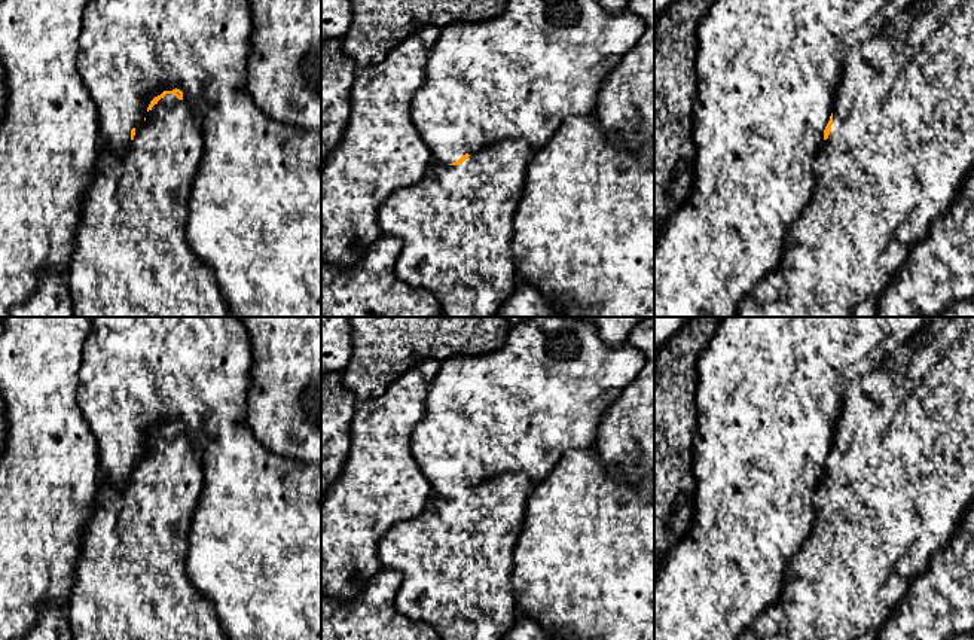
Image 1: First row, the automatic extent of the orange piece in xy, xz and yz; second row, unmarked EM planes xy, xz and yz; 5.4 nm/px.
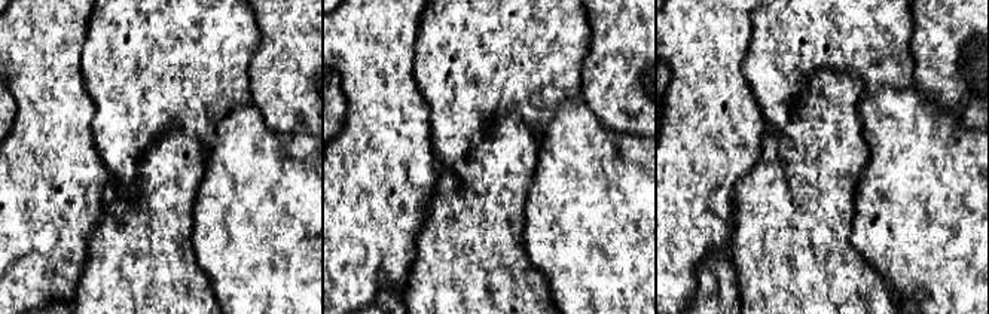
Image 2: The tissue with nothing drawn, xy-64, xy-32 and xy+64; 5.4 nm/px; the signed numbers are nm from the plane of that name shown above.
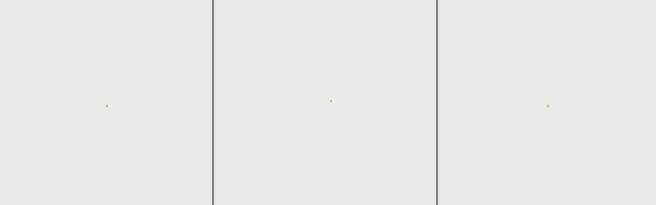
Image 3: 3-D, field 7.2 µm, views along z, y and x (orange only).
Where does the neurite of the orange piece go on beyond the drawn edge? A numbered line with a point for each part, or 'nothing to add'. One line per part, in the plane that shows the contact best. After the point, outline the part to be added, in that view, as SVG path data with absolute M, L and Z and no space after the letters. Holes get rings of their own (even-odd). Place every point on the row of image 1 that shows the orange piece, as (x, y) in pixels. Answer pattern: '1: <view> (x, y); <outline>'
1: xy (131, 258); M167 94L147 112L125 158L117 158L101 143L65 272L73 317L232 317L214 271L198 259L186 238L189 195L202 156L204 137L196 116L174 94Z

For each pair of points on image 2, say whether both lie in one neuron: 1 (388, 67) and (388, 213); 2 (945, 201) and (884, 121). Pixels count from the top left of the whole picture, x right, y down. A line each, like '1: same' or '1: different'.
1: same
2: same

